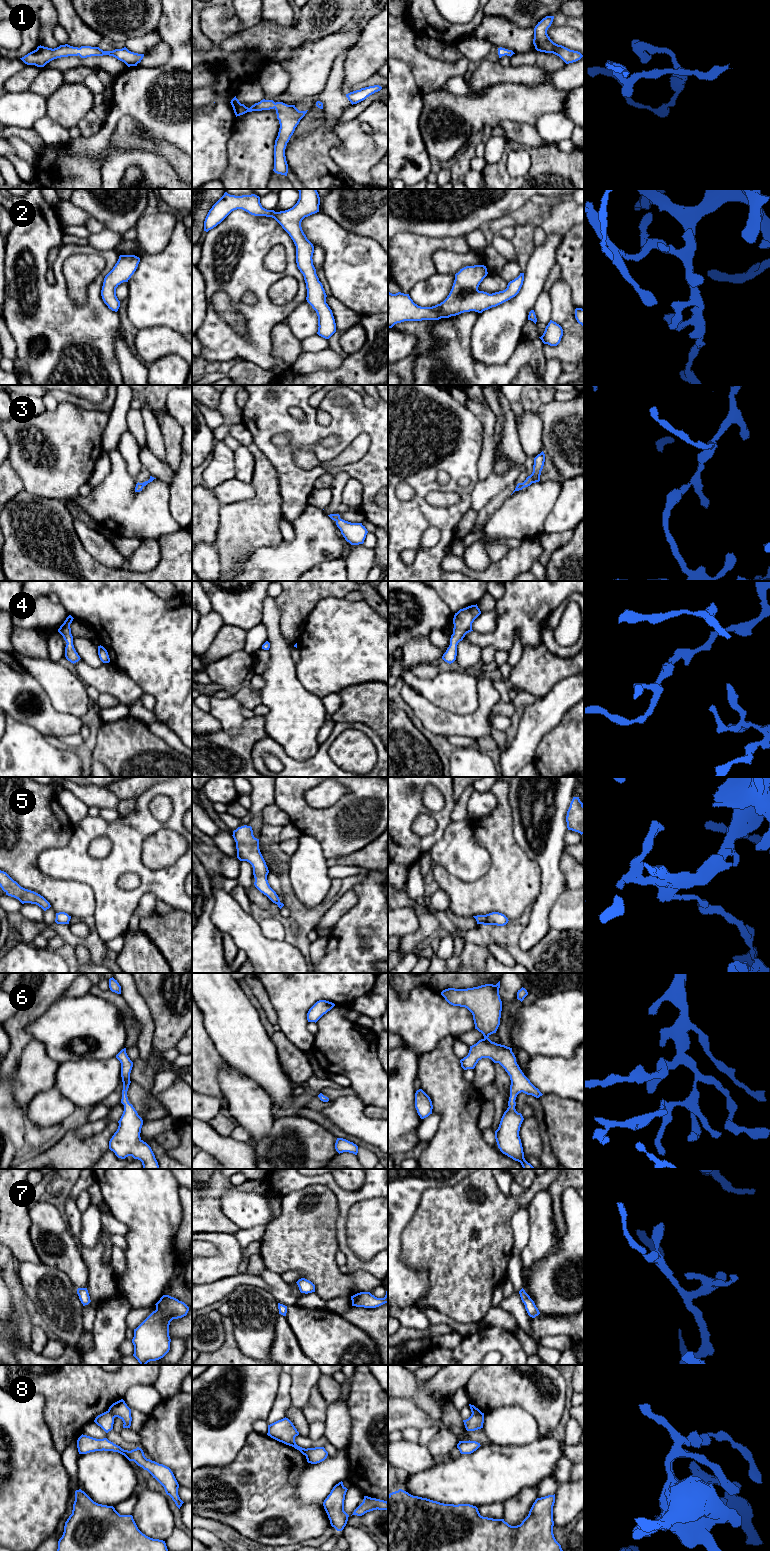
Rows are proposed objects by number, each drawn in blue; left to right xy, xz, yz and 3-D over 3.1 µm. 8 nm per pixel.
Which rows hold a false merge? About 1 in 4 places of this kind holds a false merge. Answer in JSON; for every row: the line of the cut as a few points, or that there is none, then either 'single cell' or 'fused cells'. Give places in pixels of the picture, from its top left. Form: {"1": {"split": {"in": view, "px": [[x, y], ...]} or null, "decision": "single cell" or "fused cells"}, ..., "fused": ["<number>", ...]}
{"1": {"split": null, "decision": "single cell"}, "2": {"split": null, "decision": "single cell"}, "3": {"split": null, "decision": "single cell"}, "4": {"split": null, "decision": "single cell"}, "5": {"split": null, "decision": "single cell"}, "6": {"split": null, "decision": "single cell"}, "7": {"split": null, "decision": "single cell"}, "8": {"split": {"in": "yz", "px": [[472, 1412], [483, 1415]]}, "decision": "fused cells"}, "fused": ["8"]}

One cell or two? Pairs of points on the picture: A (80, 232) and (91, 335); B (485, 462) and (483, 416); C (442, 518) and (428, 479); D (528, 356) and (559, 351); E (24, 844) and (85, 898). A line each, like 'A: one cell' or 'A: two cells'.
A: two cells
B: one cell
C: one cell
D: two cells
E: one cell

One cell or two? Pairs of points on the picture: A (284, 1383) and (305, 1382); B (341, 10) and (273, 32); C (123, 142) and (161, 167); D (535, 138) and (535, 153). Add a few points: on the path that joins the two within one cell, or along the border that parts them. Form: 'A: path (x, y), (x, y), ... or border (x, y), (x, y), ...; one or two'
A: border (290, 1375), (291, 1387), (290, 1400), (288, 1402); two
B: path (324, 14), (307, 29), (290, 32); one
C: border (129, 150), (153, 148), (156, 152); two
D: border (541, 145), (526, 148); two

